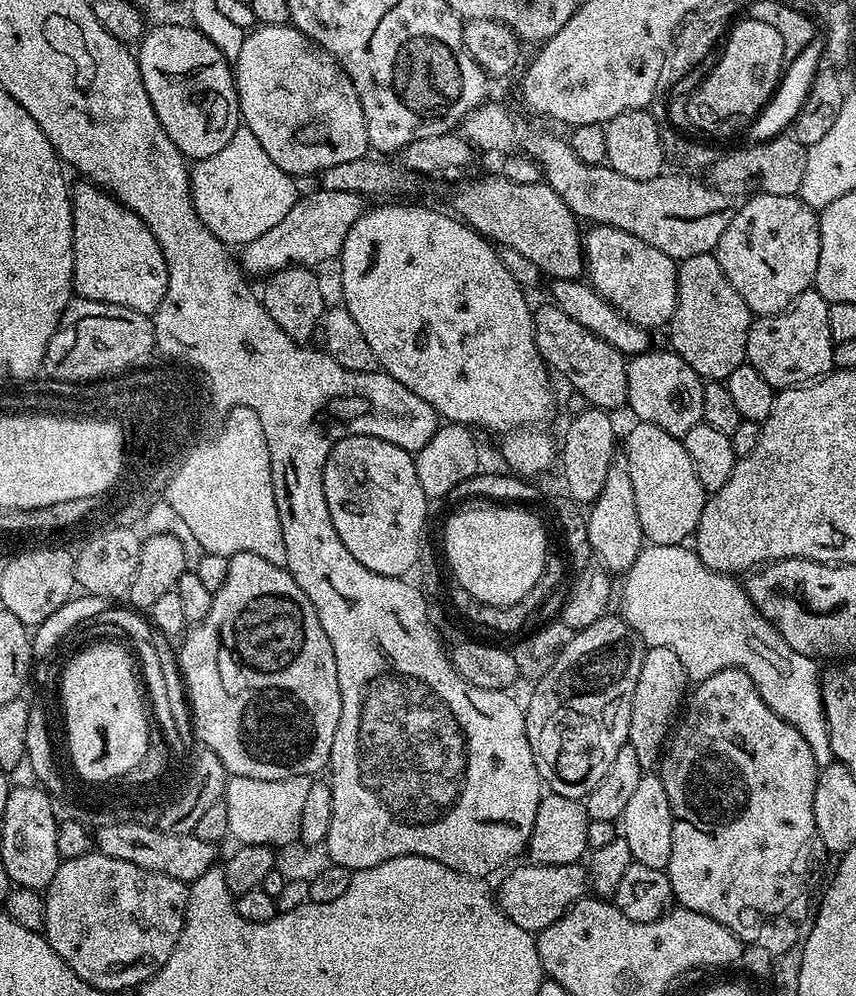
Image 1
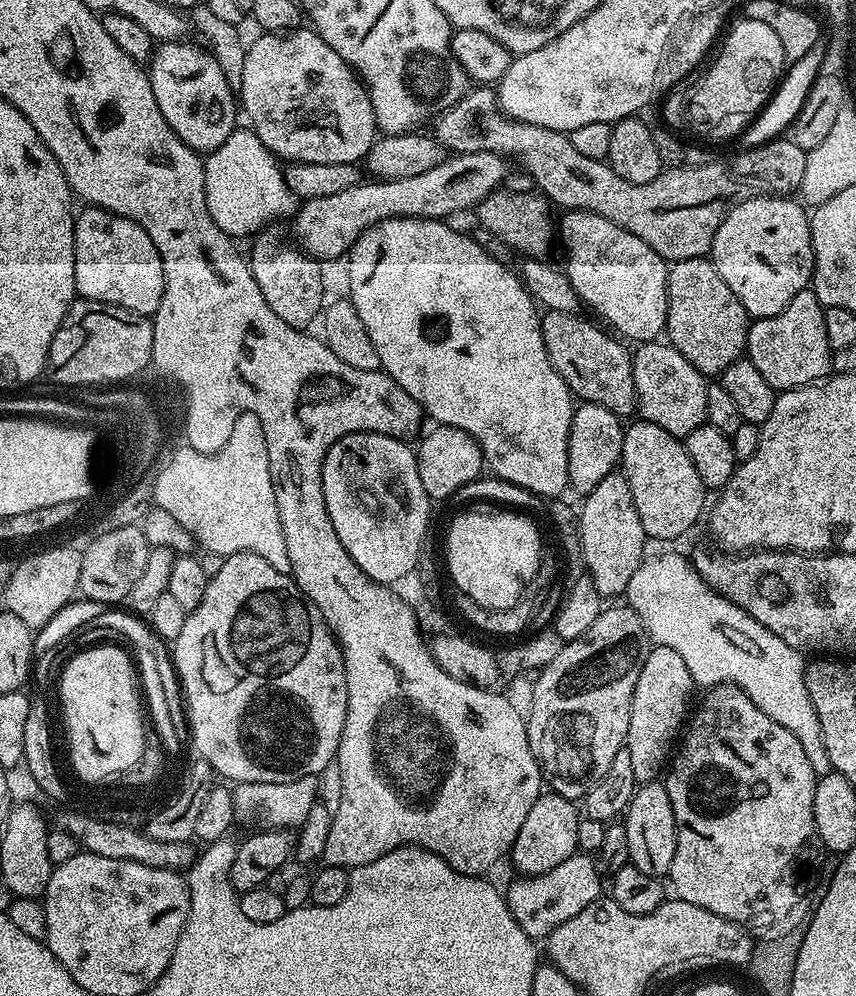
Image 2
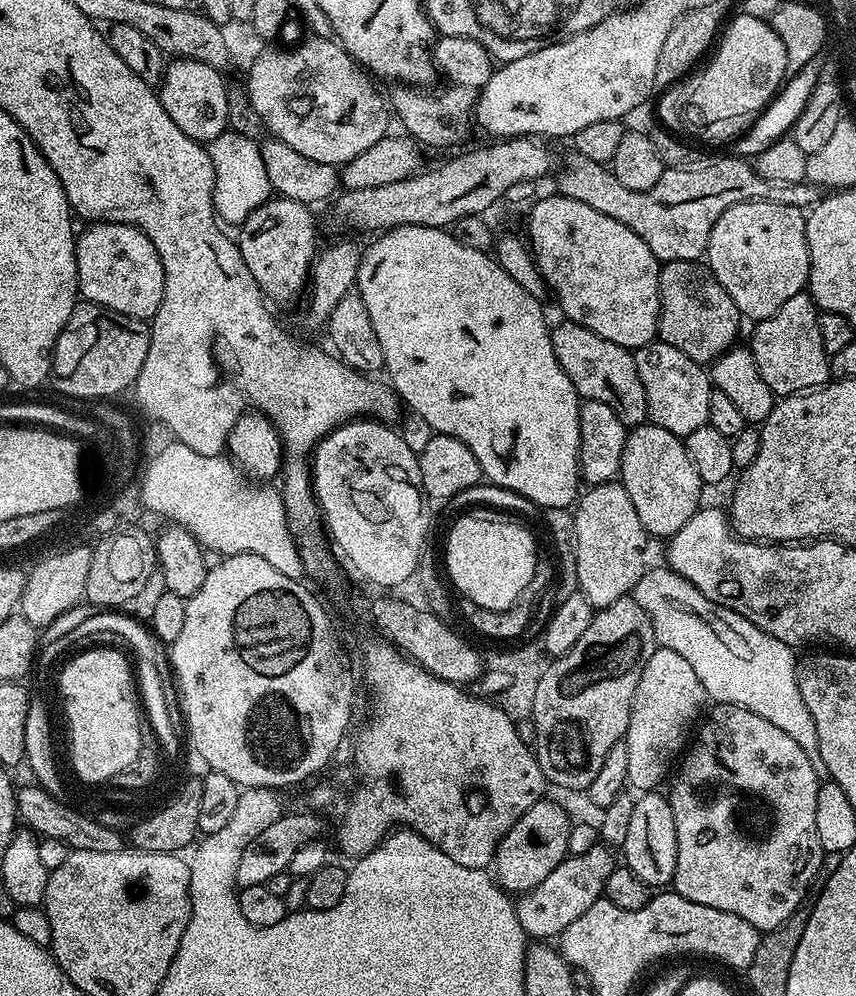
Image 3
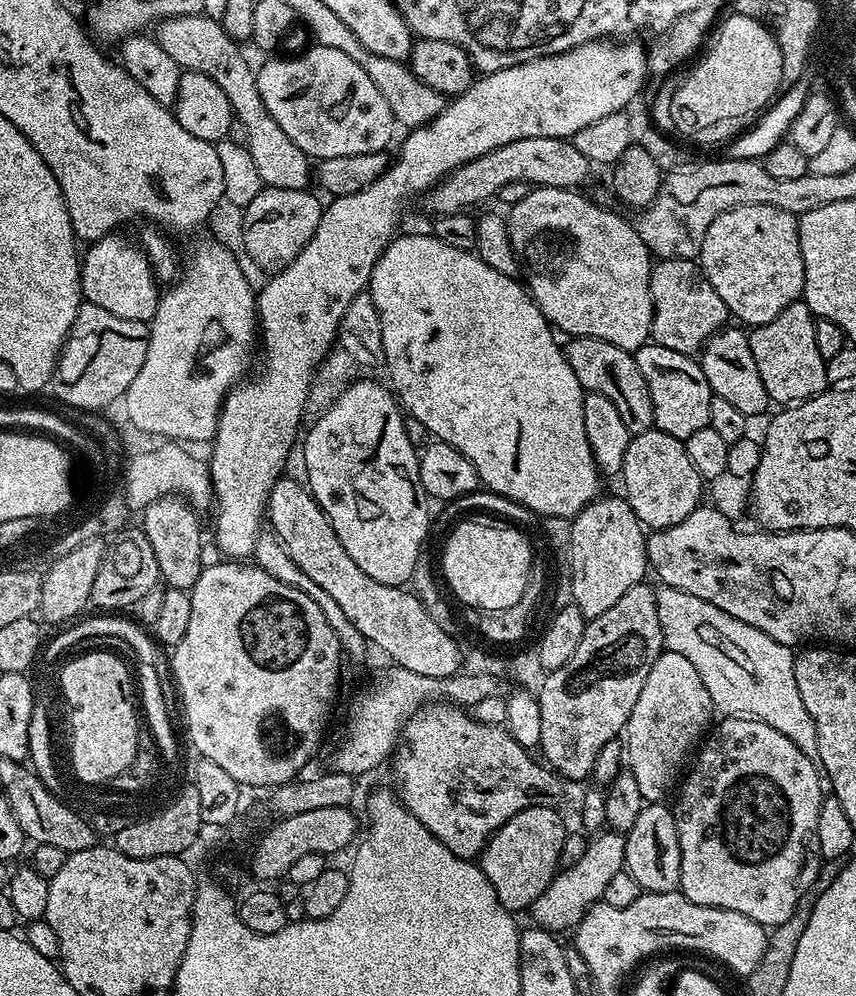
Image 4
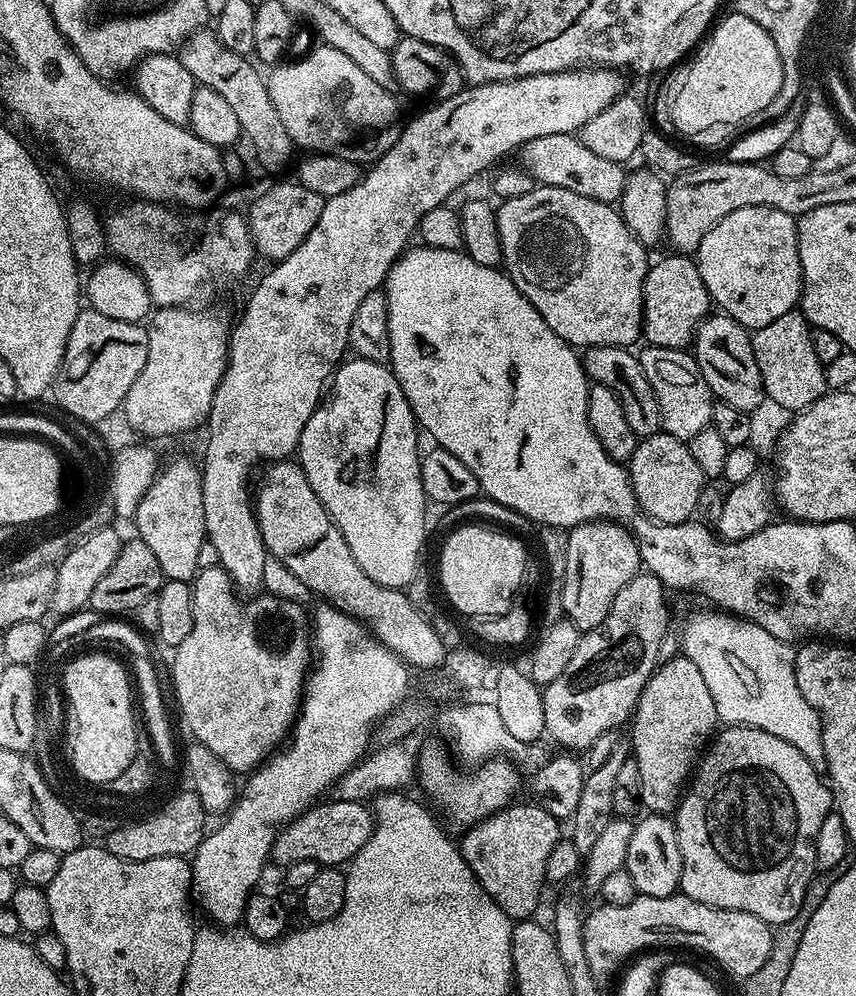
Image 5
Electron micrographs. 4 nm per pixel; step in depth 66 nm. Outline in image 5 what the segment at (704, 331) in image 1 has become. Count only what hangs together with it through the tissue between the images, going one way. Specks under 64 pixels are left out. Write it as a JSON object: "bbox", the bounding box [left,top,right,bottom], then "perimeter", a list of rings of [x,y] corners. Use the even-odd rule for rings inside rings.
{"bbox":[643,254,713,349],"perimeter":[[[671,254],[649,267],[644,279],[643,339],[654,348],[687,349],[693,343],[696,328],[713,307],[712,297],[702,282],[695,259],[688,254]]]}

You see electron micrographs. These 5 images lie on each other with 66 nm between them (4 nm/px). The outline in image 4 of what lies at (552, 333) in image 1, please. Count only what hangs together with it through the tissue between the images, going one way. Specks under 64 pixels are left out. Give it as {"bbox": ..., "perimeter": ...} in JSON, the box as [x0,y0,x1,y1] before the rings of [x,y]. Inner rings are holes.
{"bbox":[563,336,654,436],"perimeter":[[[573,336],[567,343],[563,345],[564,357],[570,362],[570,370],[574,370],[574,375],[584,387],[585,393],[606,394],[606,398],[614,402],[618,414],[622,414],[622,422],[626,422],[626,430],[632,436],[649,432],[654,427],[654,402],[650,402],[650,390],[642,378],[642,370],[638,370],[635,355],[618,346],[610,346],[610,342],[602,342],[593,336]]]}

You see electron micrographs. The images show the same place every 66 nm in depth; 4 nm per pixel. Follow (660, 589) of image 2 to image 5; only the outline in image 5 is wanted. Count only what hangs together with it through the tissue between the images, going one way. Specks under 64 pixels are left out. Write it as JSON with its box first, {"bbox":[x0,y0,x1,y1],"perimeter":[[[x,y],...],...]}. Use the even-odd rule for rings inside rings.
{"bbox":[678,610,827,774],"perimeter":[[[723,610],[712,612],[696,612],[684,624],[684,633],[679,633],[678,644],[682,654],[698,666],[706,687],[710,690],[710,698],[714,698],[714,710],[717,721],[728,726],[743,726],[766,730],[766,734],[774,734],[774,738],[782,738],[794,746],[821,774],[827,773],[826,750],[822,746],[822,726],[820,715],[802,698],[802,690],[796,688],[796,648],[787,640],[774,638],[774,634],[766,634],[762,626],[751,624],[748,620],[739,619]]]}

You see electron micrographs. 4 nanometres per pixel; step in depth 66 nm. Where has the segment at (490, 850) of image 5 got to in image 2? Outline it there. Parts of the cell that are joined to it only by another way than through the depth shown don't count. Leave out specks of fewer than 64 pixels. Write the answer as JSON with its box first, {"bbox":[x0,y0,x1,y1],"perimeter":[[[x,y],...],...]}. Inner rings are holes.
{"bbox":[510,790,581,876],"perimeter":[[[551,790],[540,795],[534,806],[530,806],[530,814],[526,814],[526,822],[522,822],[522,830],[518,830],[518,838],[512,843],[510,861],[517,873],[520,876],[546,874],[546,870],[554,870],[554,866],[562,866],[566,858],[577,855],[581,819],[581,809],[573,801]]]}

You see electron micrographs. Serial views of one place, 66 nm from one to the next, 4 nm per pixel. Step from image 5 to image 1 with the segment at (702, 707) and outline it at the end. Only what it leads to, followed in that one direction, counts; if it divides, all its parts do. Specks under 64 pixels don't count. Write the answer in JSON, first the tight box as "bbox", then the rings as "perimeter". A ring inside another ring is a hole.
{"bbox":[628,646,689,770],"perimeter":[[[658,646],[645,651],[642,658],[642,670],[638,674],[638,683],[634,685],[628,731],[628,743],[634,746],[634,754],[638,754],[638,762],[645,770],[657,767],[670,739],[670,733],[673,731],[674,721],[685,703],[689,688],[688,675],[678,654],[674,654],[674,650],[666,646]]]}

